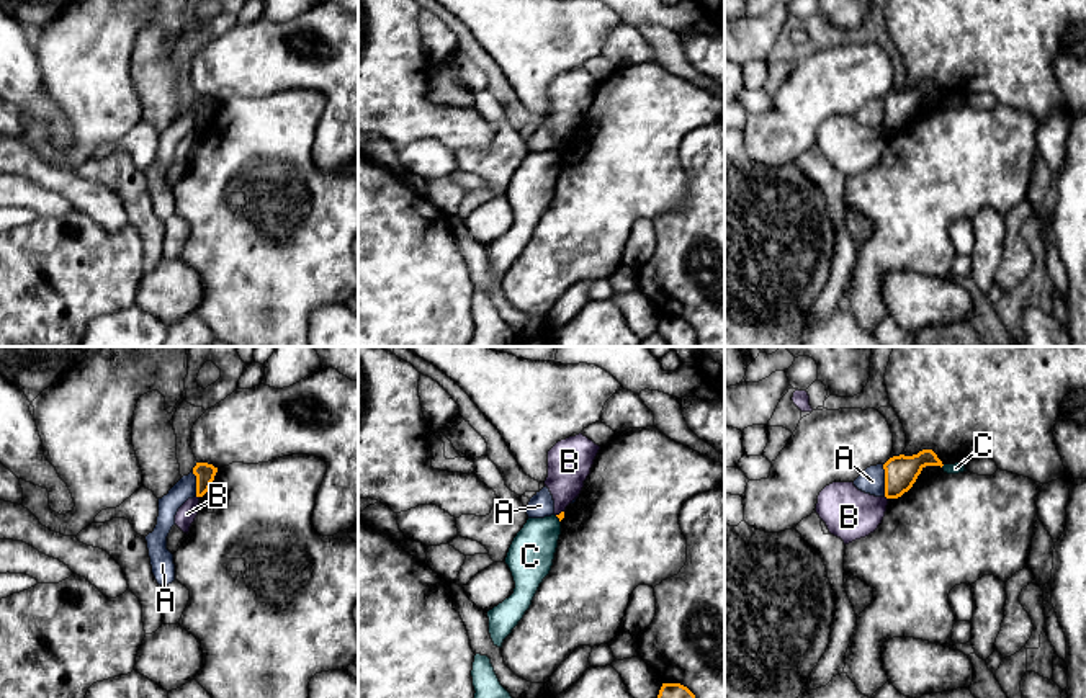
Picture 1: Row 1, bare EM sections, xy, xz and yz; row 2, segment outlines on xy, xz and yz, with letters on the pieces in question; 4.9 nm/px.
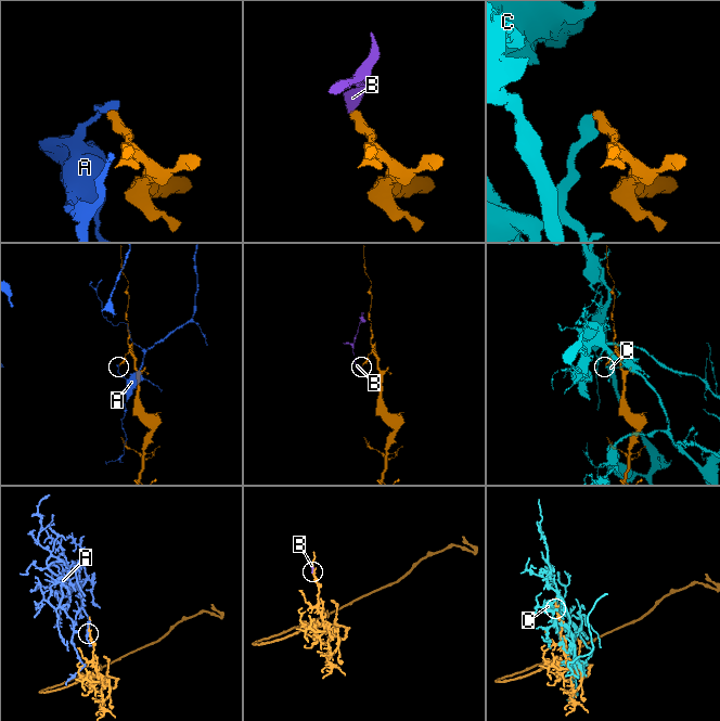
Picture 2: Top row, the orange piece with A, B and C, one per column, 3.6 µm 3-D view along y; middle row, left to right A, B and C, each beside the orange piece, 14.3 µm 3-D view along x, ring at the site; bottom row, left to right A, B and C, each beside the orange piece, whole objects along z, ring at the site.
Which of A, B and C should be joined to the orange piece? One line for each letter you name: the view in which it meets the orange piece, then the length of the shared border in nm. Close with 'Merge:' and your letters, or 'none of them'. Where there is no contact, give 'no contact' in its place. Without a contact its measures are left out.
Merge: none of them

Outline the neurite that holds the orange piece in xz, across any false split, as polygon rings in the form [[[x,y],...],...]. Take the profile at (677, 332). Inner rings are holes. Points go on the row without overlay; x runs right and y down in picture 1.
[[[662,317],[657,333],[669,347],[698,347],[695,329],[680,317]]]

